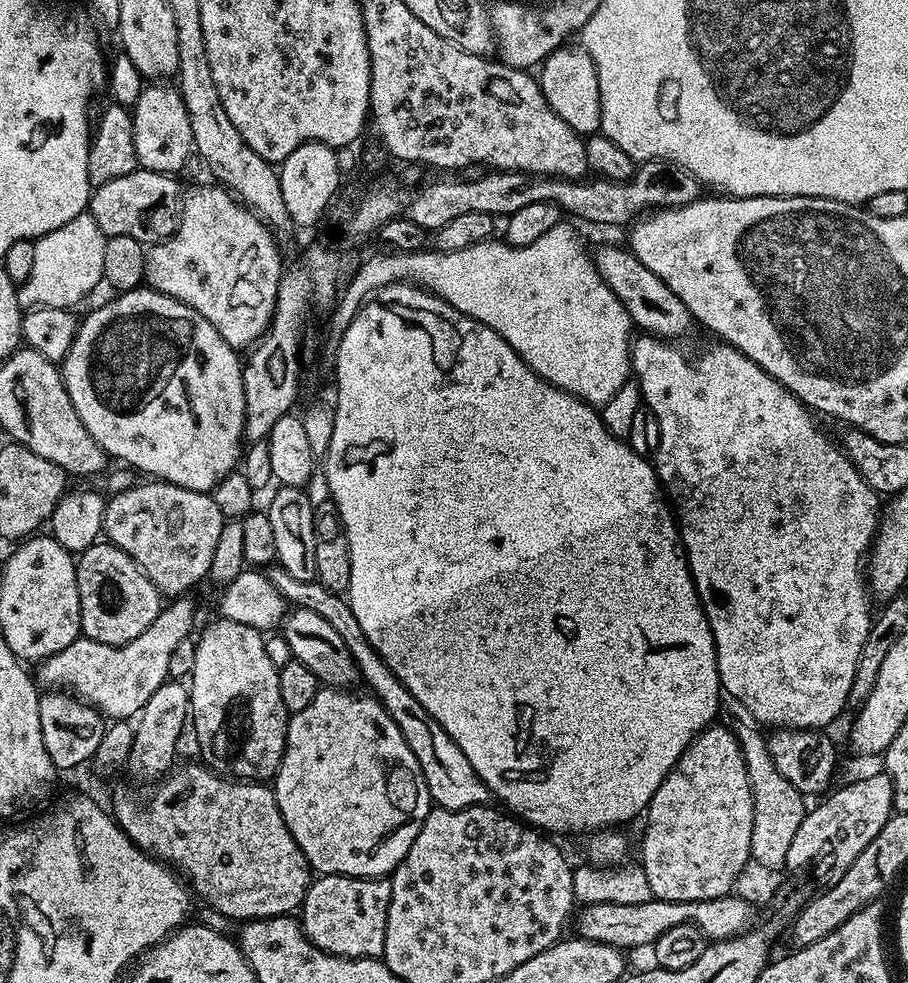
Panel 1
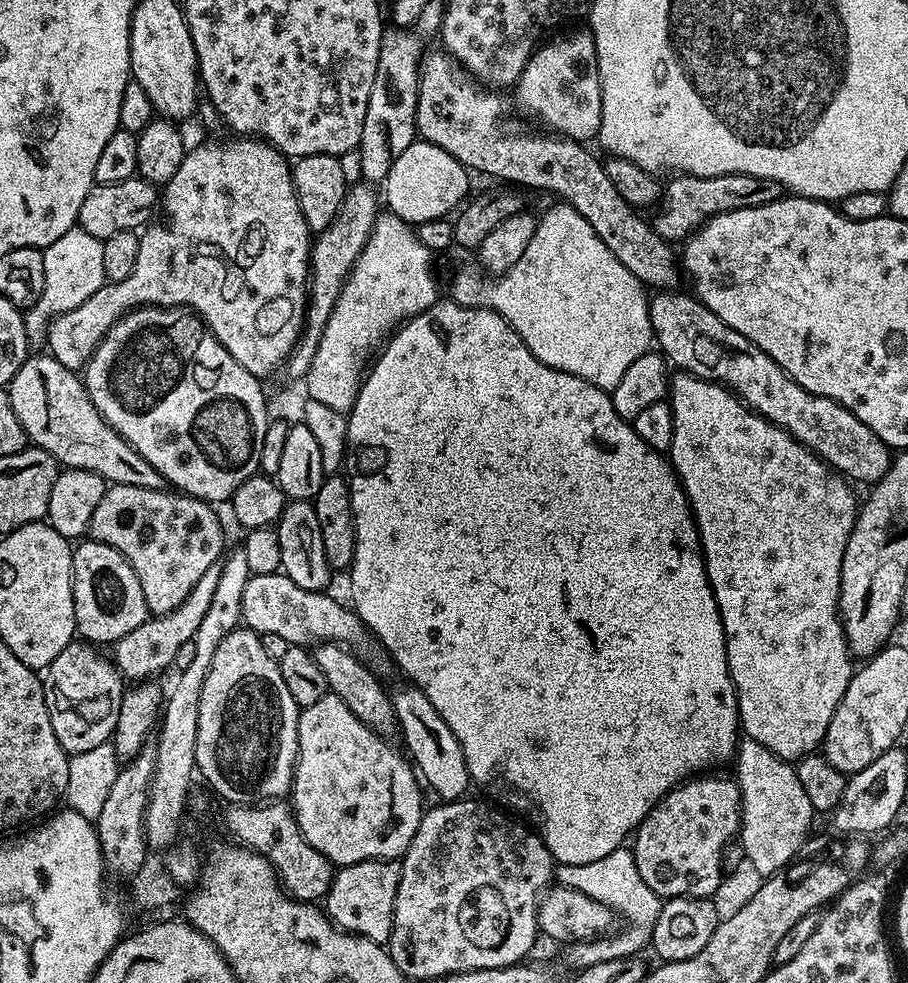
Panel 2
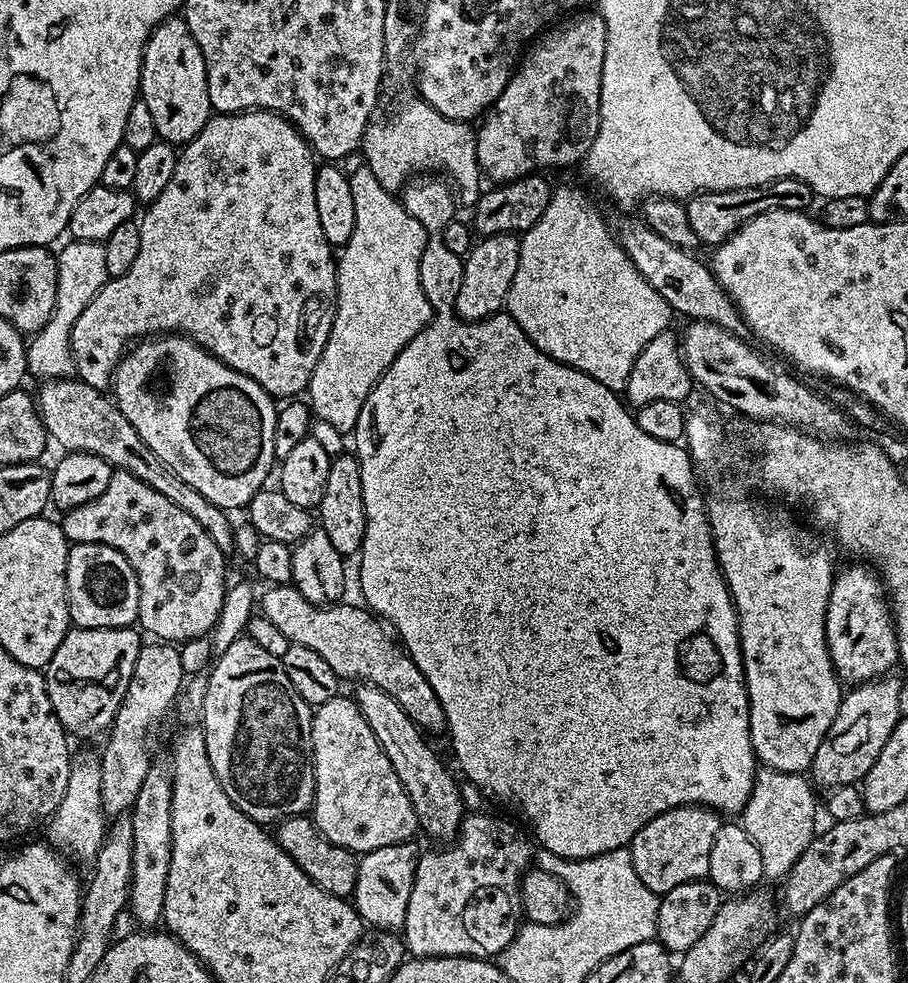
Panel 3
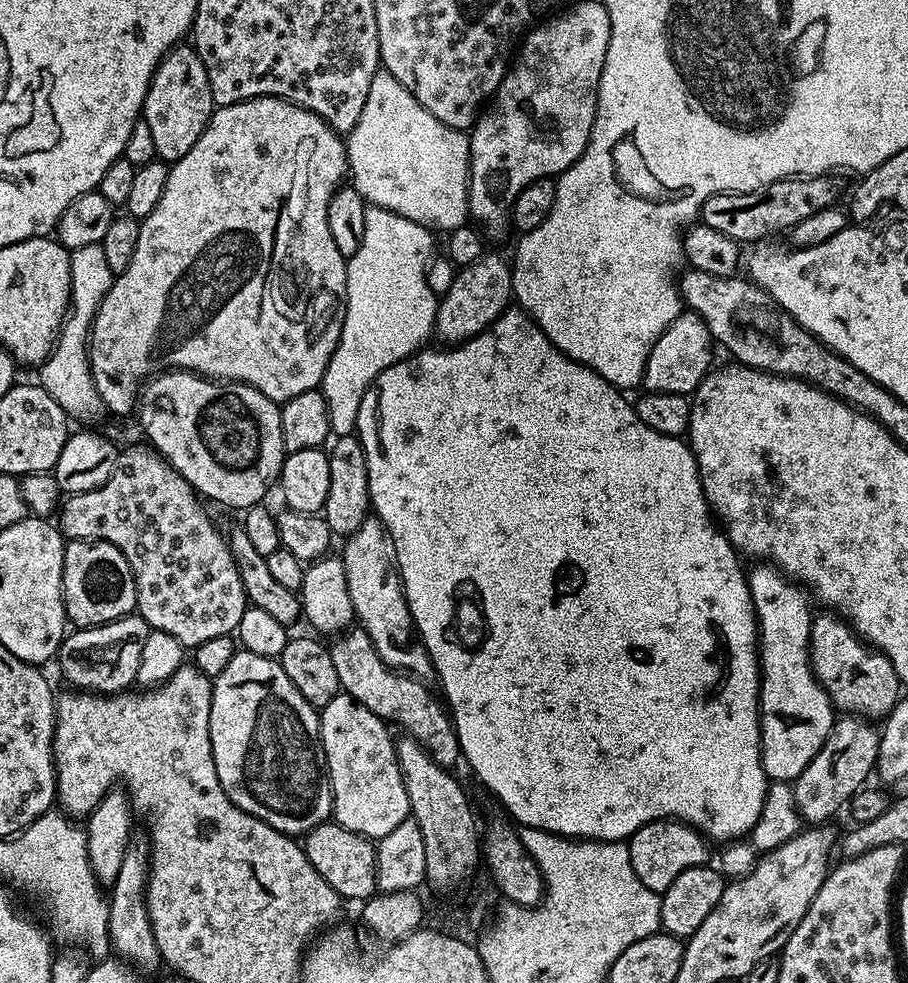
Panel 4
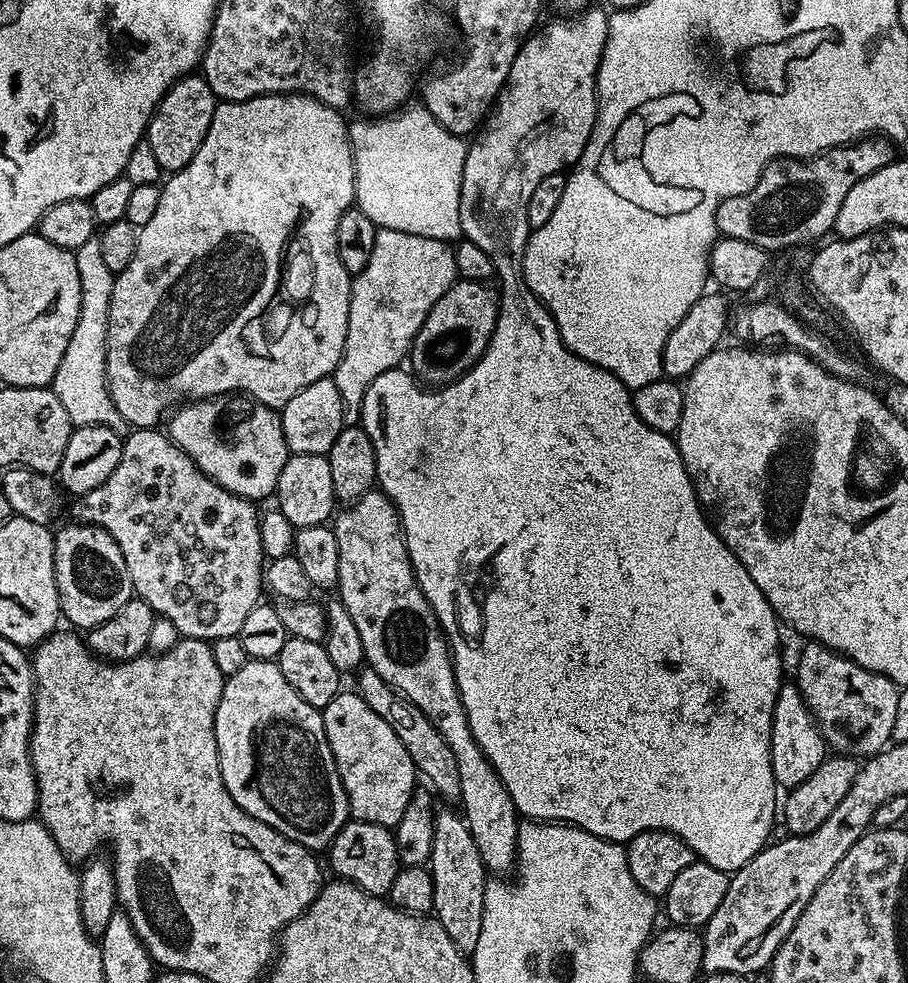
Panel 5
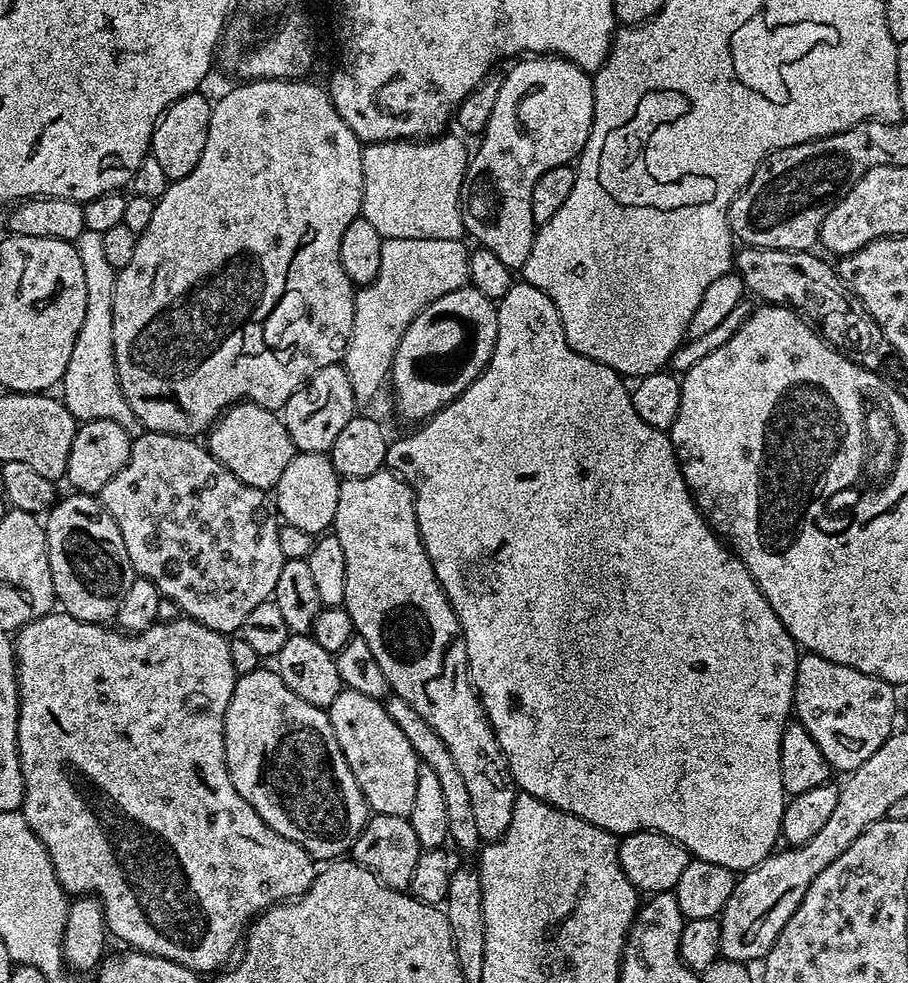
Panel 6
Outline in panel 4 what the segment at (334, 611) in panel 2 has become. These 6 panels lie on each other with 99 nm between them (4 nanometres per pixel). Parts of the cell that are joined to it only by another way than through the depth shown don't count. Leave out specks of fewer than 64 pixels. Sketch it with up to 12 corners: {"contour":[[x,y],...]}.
{"contour":[[359,626],[331,641],[343,695],[404,728],[438,766],[461,763],[425,681],[382,662]]}

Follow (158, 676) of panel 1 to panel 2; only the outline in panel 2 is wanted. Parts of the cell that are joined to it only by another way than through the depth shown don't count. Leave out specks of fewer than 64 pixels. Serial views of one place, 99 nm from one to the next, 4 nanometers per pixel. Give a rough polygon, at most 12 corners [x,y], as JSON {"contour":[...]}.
{"contour":[[223,566],[202,574],[186,602],[149,617],[113,647],[130,682],[153,679],[194,639]]}

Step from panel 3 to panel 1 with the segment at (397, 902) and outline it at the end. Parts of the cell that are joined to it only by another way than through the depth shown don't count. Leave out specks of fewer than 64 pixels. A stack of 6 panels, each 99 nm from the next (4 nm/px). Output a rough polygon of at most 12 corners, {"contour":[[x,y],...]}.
{"contour":[[317,875],[298,919],[309,942],[380,958],[391,879]]}

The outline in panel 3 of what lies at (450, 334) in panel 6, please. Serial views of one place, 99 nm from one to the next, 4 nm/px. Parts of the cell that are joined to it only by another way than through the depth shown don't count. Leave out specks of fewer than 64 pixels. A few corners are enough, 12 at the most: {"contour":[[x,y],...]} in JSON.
{"contour":[[493,232],[463,257],[455,313],[484,320],[505,307],[520,236]]}

